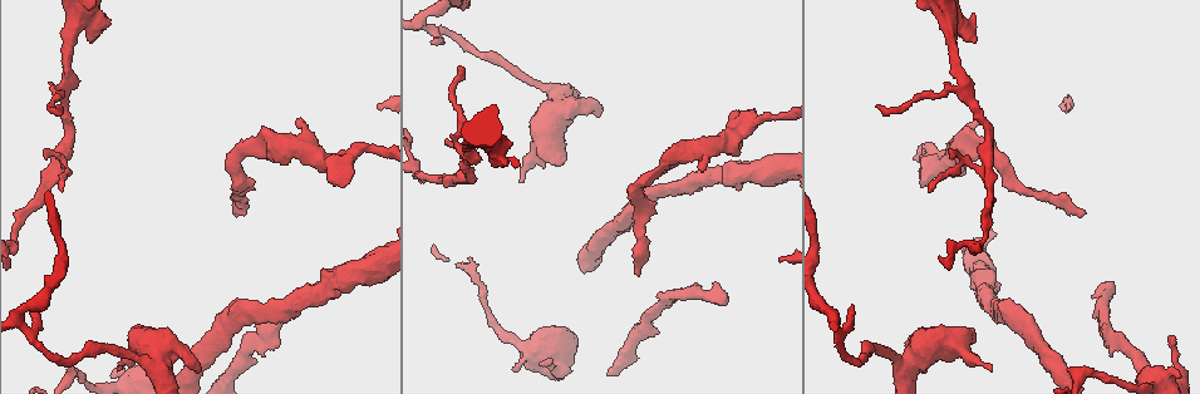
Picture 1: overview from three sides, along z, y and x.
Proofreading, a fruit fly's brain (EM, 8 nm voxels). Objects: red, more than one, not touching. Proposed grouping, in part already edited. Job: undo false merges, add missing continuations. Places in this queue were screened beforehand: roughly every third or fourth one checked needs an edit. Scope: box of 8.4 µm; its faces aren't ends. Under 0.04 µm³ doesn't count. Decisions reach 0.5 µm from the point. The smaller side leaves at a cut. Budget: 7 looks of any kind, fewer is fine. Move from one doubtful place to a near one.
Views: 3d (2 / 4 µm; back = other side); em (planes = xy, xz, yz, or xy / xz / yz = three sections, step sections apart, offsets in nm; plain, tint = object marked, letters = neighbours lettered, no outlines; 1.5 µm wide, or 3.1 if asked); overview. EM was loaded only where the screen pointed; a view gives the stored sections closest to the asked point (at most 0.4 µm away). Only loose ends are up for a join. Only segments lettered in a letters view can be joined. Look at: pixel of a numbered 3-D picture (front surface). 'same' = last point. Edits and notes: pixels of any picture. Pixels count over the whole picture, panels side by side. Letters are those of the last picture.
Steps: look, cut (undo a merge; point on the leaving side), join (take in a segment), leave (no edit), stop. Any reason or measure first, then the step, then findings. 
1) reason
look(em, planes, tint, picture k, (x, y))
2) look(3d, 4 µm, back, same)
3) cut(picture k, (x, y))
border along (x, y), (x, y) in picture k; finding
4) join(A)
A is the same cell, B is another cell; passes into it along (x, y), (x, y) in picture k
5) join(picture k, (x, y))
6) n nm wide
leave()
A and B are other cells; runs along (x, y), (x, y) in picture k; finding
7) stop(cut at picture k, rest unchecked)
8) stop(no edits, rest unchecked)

thin end
look(em, planes, letters, picture 1, (448, 142))

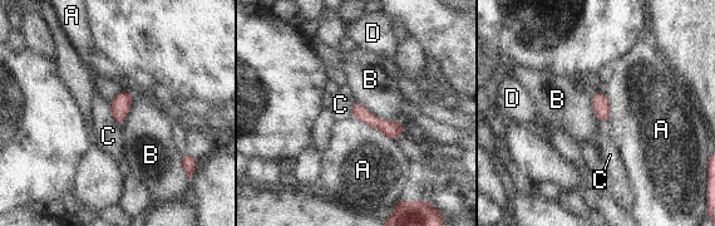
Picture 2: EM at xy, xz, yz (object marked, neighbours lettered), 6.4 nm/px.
leave()
A, B, C and D are other cells; no lettered segment goes on from it

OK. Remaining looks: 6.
free end
look(em, xz, step 4, tint, picture 1, (433, 43))

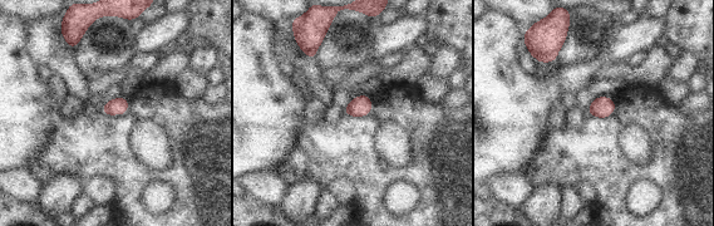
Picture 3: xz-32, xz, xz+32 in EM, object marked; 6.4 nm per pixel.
another direction
look(em, planes, letters, same)

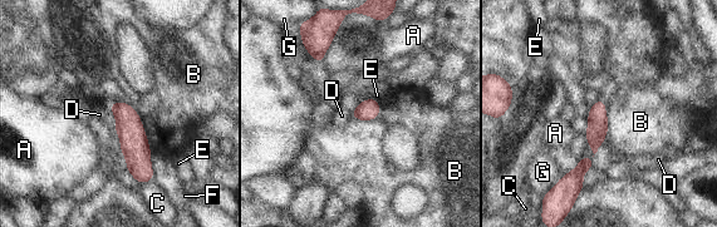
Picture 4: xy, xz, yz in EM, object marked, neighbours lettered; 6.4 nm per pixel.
leave()
A, B, C, D, E, F and G are other cells; border along (126, 102), (137, 113), (152, 153) in picture 4; none of them fits

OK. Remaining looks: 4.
thick end
look(em, planes, letters, picture 1, (345, 185))

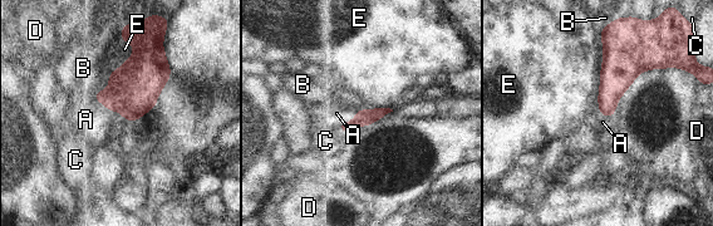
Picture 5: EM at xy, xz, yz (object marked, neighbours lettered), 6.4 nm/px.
join(A)
A is the same cell, B, C, D and E are other cells; the neuron continues

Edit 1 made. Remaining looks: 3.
stop(join at picture 5, rest unchecked)

